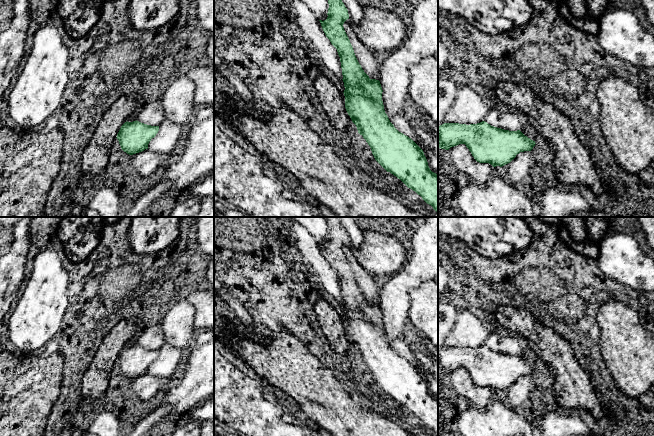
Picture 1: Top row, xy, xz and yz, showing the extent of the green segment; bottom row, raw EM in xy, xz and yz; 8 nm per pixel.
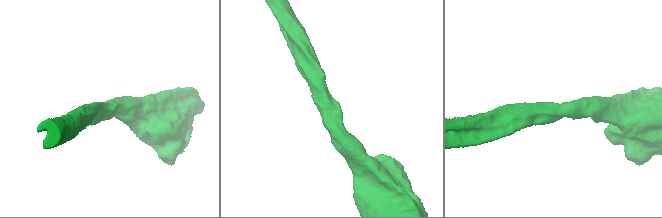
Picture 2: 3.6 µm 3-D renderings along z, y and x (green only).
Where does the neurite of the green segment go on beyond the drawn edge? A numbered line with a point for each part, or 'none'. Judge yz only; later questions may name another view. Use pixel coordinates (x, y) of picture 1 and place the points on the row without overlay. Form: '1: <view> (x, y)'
none

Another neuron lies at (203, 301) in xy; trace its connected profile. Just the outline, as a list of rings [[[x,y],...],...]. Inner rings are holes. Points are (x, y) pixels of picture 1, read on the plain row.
[[[214,290],[196,291],[186,300],[195,307],[194,326],[199,331],[214,331]]]

